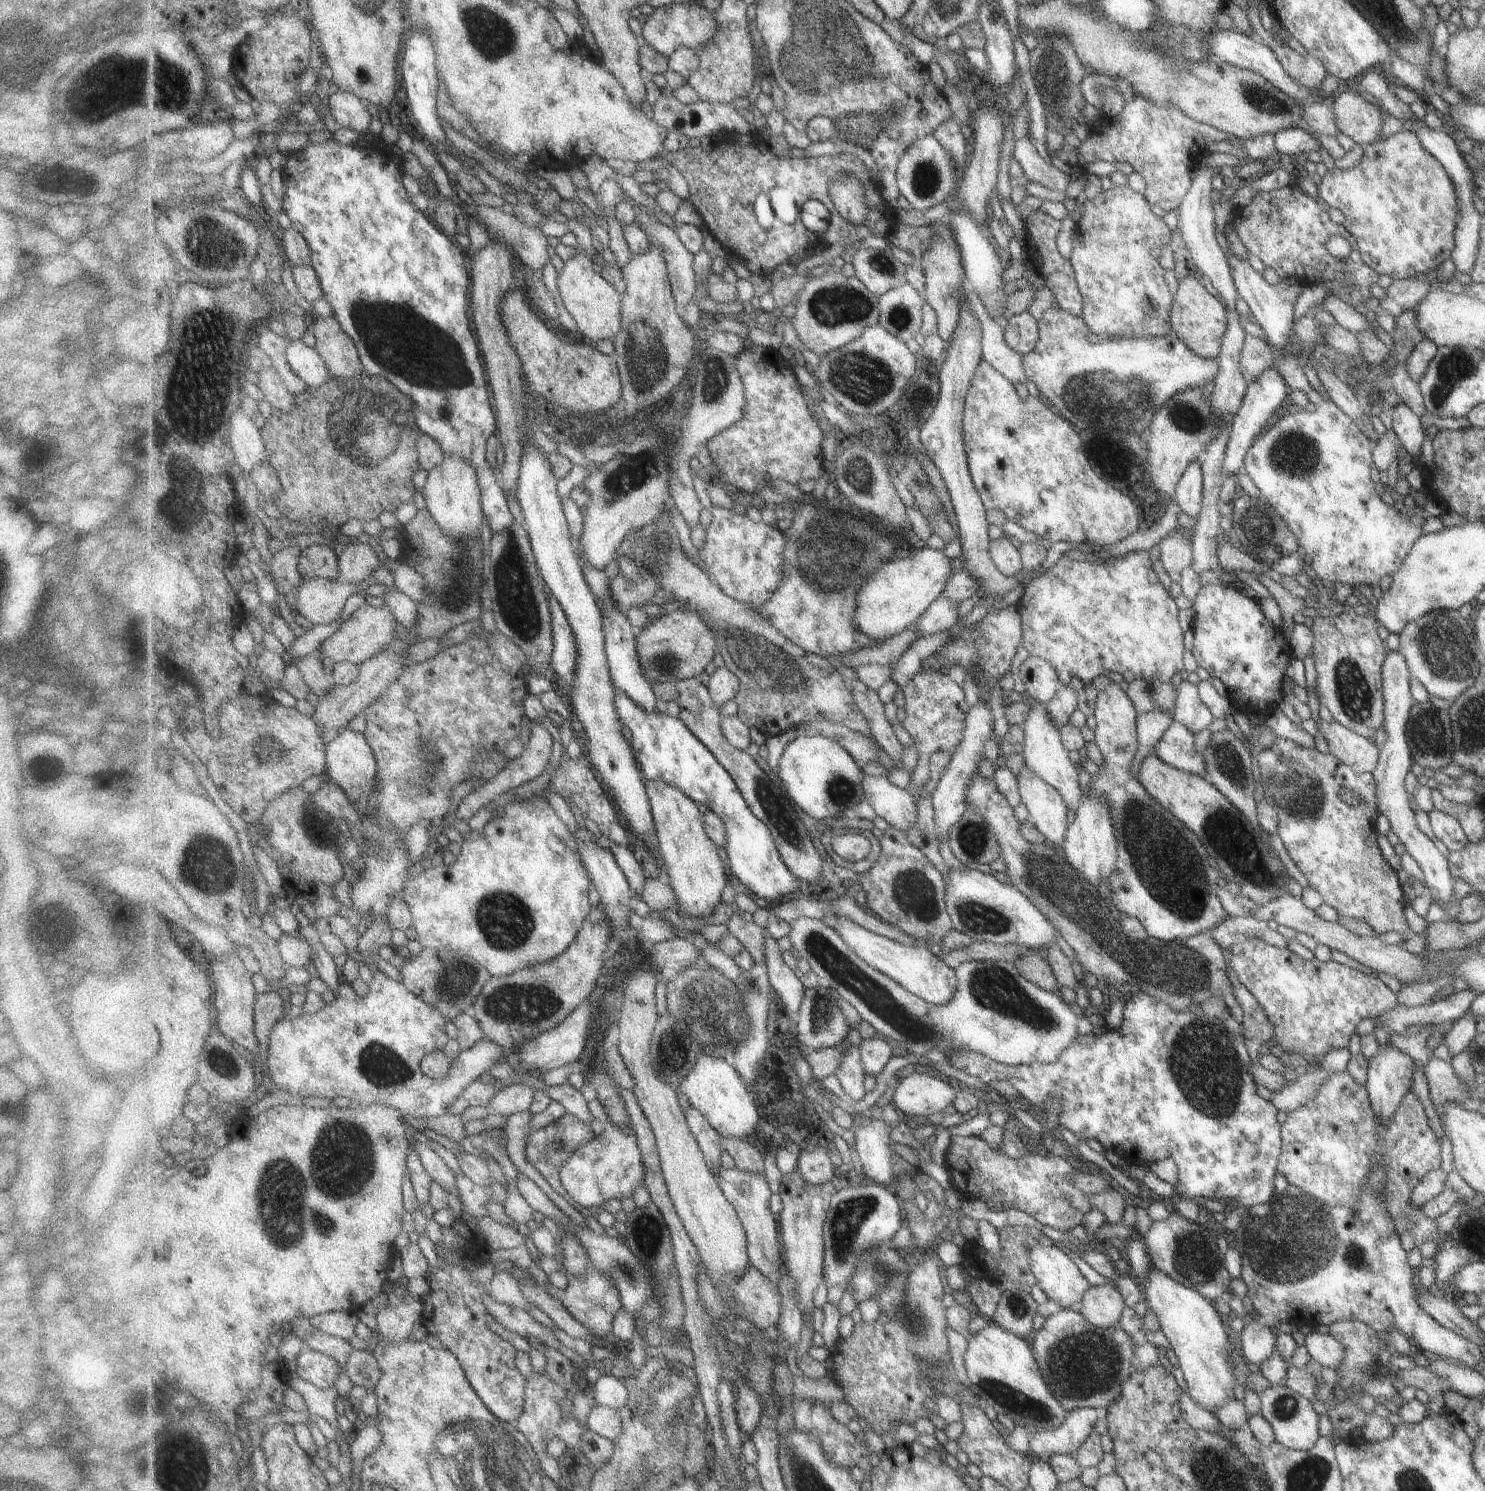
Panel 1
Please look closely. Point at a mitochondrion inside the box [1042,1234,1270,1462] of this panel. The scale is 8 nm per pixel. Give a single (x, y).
(1078, 1368)

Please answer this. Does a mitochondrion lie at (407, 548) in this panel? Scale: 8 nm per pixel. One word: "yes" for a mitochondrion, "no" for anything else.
no

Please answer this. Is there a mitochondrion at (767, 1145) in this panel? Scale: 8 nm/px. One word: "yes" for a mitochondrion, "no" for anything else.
no

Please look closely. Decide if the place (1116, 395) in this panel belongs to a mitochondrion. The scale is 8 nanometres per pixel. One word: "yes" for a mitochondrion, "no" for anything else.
yes

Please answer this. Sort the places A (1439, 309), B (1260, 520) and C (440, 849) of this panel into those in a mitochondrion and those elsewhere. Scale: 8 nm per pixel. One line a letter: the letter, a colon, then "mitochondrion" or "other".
A: other
B: mitochondrion
C: other

